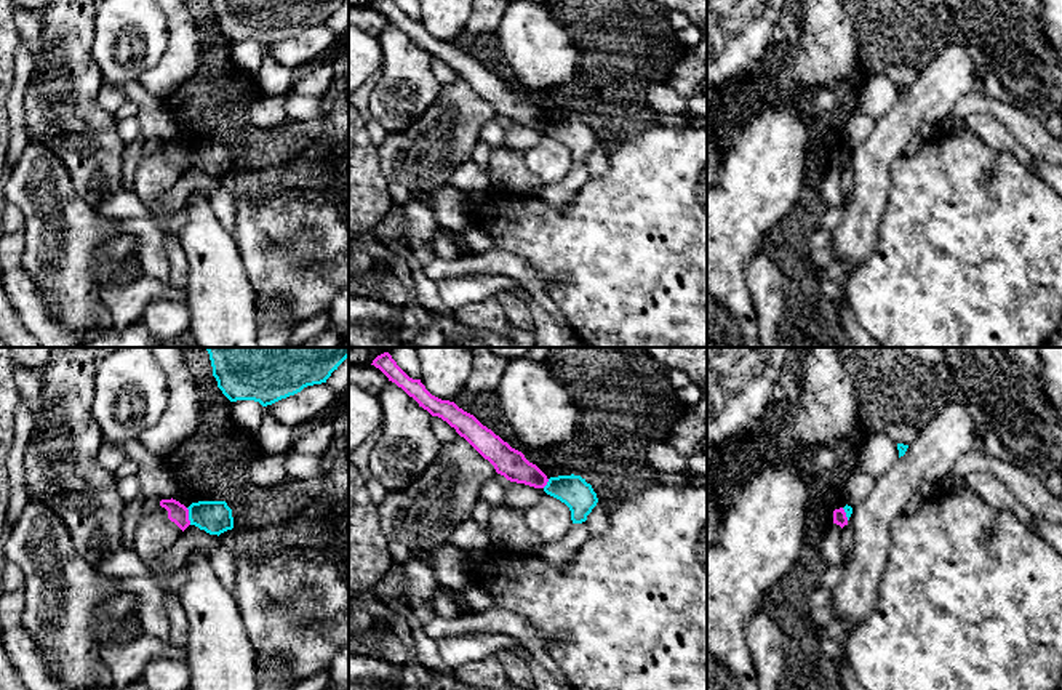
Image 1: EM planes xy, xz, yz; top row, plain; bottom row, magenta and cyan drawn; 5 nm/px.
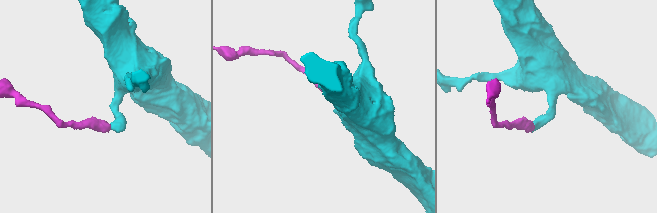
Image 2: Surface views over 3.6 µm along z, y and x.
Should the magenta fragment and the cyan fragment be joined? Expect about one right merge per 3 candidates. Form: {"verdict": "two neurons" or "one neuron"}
{"verdict": "two neurons"}

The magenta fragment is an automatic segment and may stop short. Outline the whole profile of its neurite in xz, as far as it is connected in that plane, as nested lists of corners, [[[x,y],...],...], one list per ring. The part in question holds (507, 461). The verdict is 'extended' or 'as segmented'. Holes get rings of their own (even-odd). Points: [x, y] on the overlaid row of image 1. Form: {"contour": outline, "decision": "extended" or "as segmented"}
{"contour": [[[389,352],[377,355],[371,365],[379,368],[389,381],[395,383],[413,397],[419,407],[454,427],[461,437],[494,466],[497,474],[510,482],[525,483],[534,488],[544,488],[547,485],[547,475],[536,464],[529,463],[521,451],[512,448],[454,402],[432,395],[421,379],[409,378]]], "decision": "as segmented"}

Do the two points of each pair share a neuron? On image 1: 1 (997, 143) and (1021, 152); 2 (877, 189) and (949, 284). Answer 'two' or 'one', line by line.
1: one
2: two

